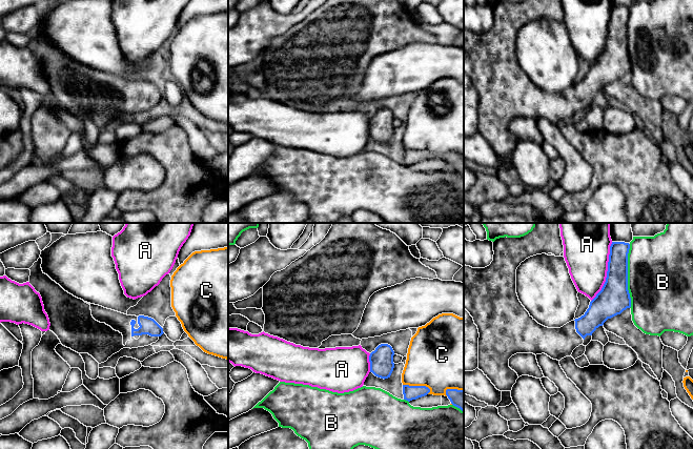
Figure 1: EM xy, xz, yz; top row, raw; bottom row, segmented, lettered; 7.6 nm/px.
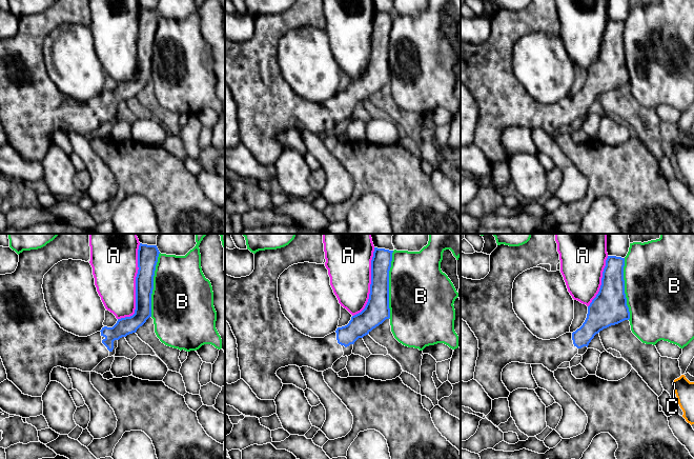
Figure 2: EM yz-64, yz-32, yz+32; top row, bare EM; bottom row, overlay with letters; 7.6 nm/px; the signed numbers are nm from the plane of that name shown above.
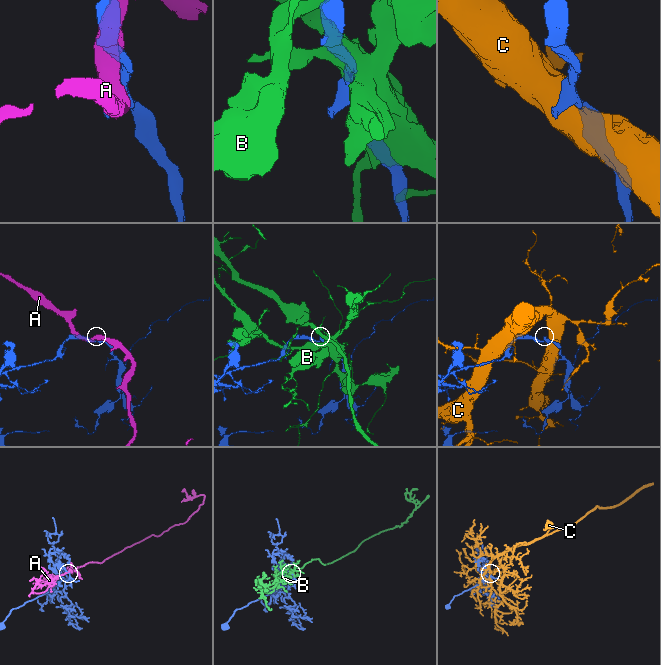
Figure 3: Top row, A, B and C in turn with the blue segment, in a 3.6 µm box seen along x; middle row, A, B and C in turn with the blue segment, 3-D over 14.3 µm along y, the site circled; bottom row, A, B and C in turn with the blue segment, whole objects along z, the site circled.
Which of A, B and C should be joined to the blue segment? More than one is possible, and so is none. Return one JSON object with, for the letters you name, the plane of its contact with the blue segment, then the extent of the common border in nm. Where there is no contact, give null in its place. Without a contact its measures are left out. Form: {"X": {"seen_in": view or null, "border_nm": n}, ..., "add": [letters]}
{"add": []}

